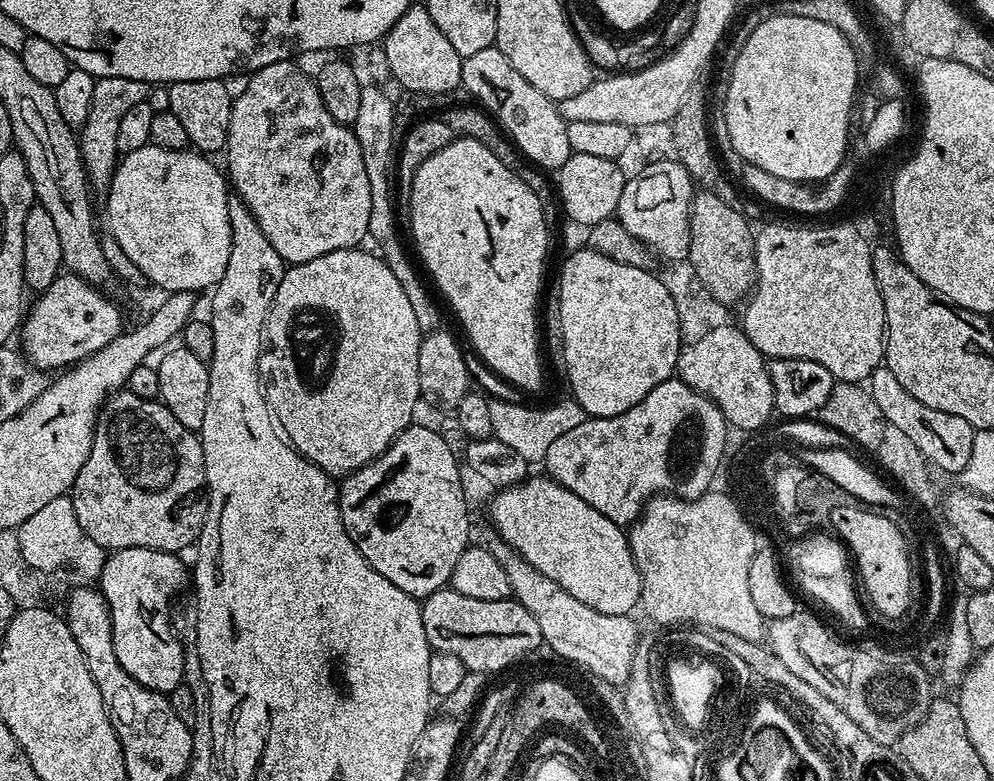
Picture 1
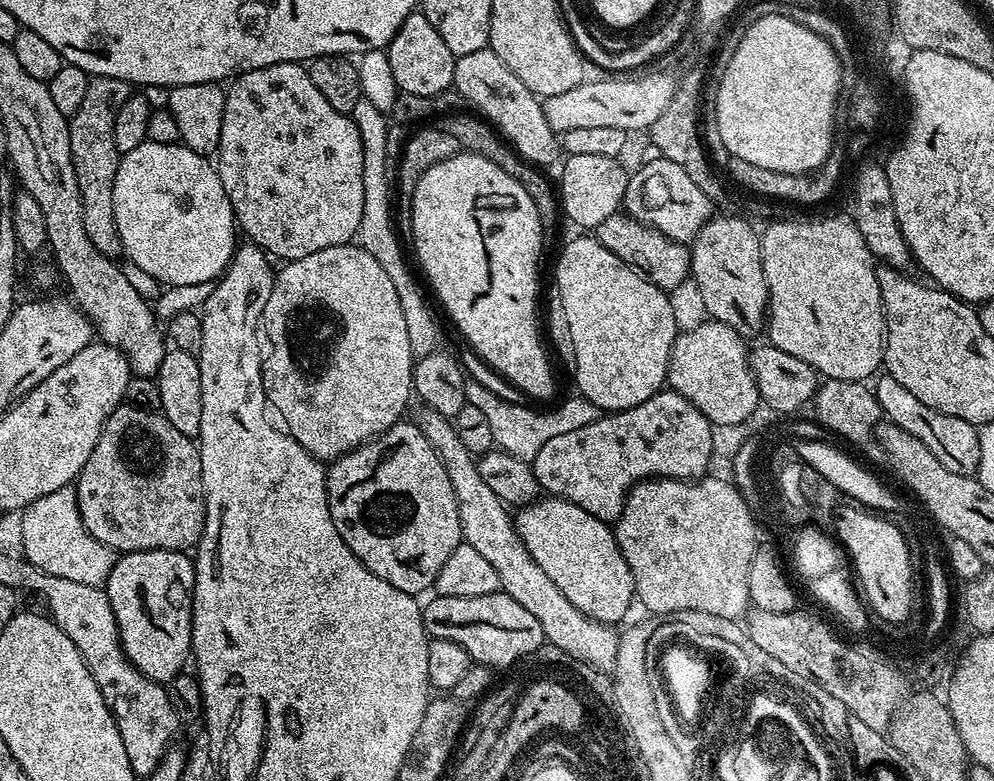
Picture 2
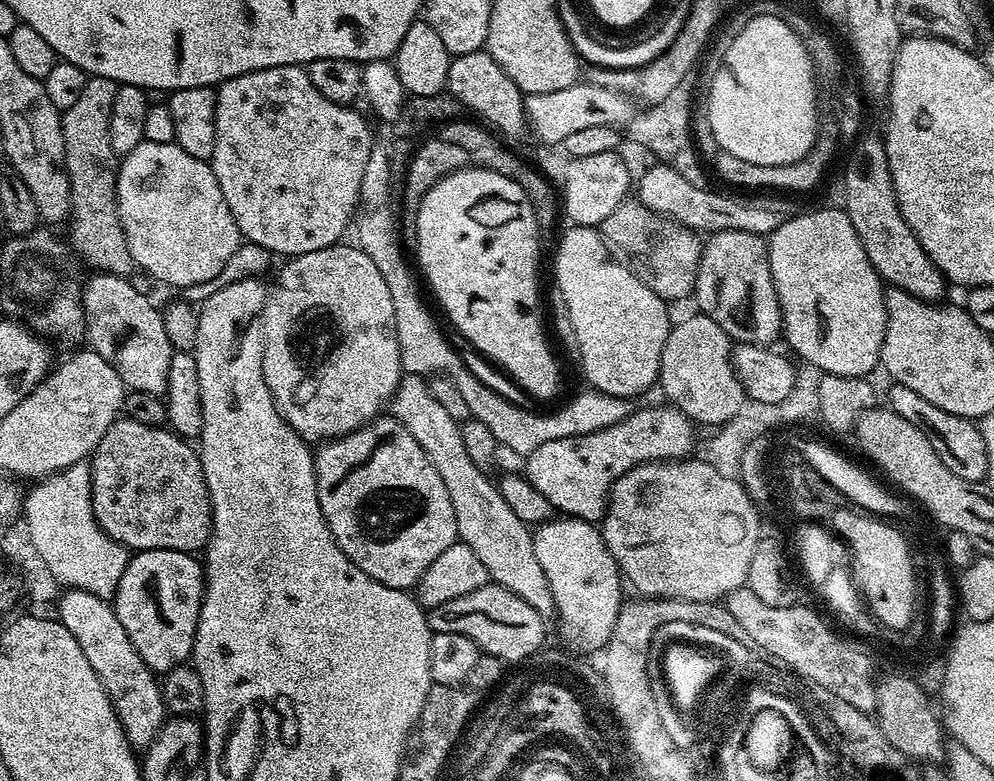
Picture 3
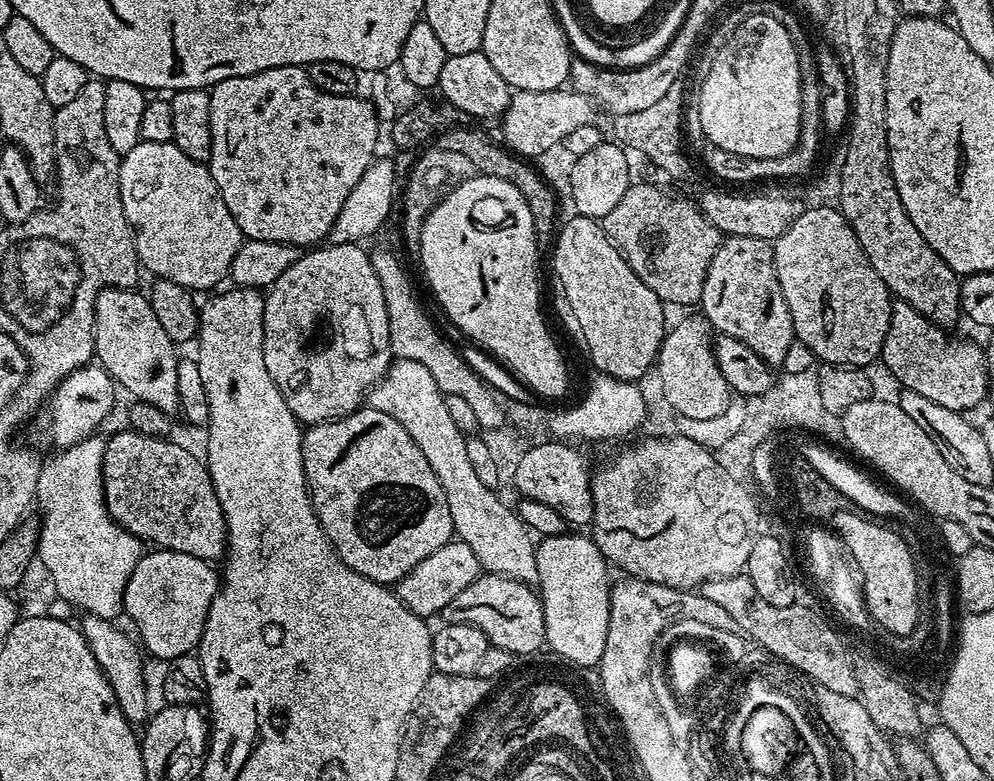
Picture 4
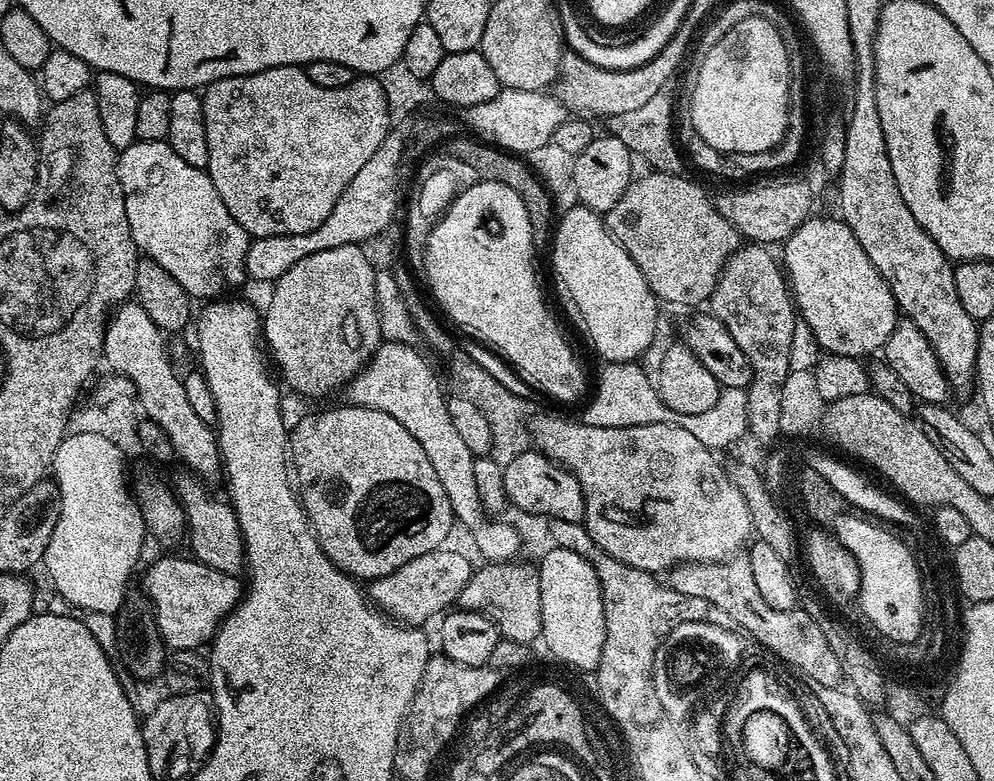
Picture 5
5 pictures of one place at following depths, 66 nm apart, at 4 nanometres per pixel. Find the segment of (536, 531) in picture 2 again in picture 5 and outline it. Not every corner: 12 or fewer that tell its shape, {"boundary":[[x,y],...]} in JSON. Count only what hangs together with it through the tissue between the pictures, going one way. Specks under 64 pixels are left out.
{"boundary":[[549,547],[538,563],[542,641],[591,673],[606,634],[592,563]]}

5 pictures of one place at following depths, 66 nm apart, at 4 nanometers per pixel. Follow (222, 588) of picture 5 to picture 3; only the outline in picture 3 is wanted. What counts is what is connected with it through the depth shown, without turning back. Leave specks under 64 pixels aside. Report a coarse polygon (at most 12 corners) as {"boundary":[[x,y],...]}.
{"boundary":[[195,555],[129,559],[114,607],[151,672],[191,657],[203,597]]}

